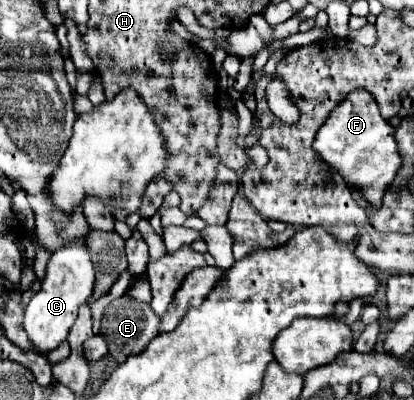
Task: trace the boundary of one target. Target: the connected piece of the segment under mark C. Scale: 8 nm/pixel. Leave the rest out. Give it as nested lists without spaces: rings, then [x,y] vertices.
[[[69,242],[67,246],[61,246],[55,254],[51,254],[41,290],[33,294],[29,306],[25,308],[23,328],[35,350],[39,350],[41,354],[49,354],[63,340],[67,340],[69,330],[77,320],[77,308],[83,302],[87,302],[89,296],[93,294],[93,282],[95,282],[95,270],[91,264],[87,242],[85,244]]]

